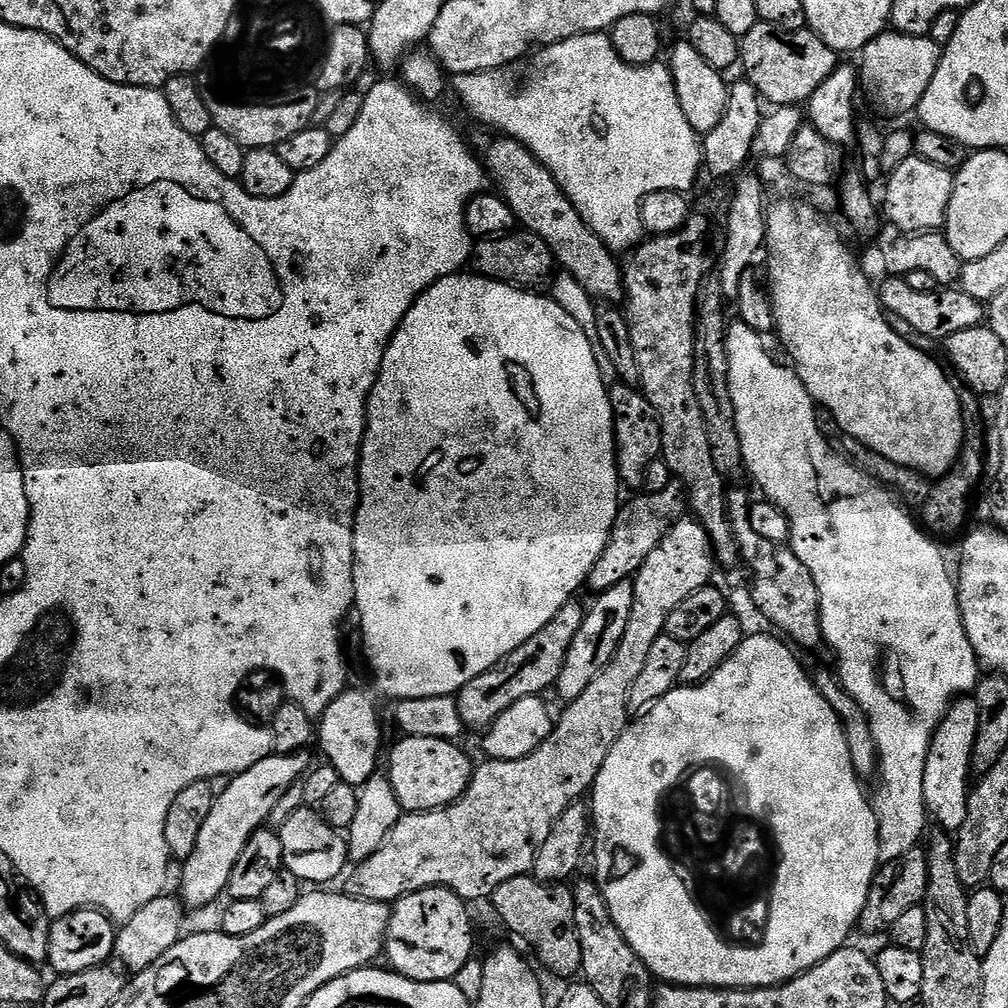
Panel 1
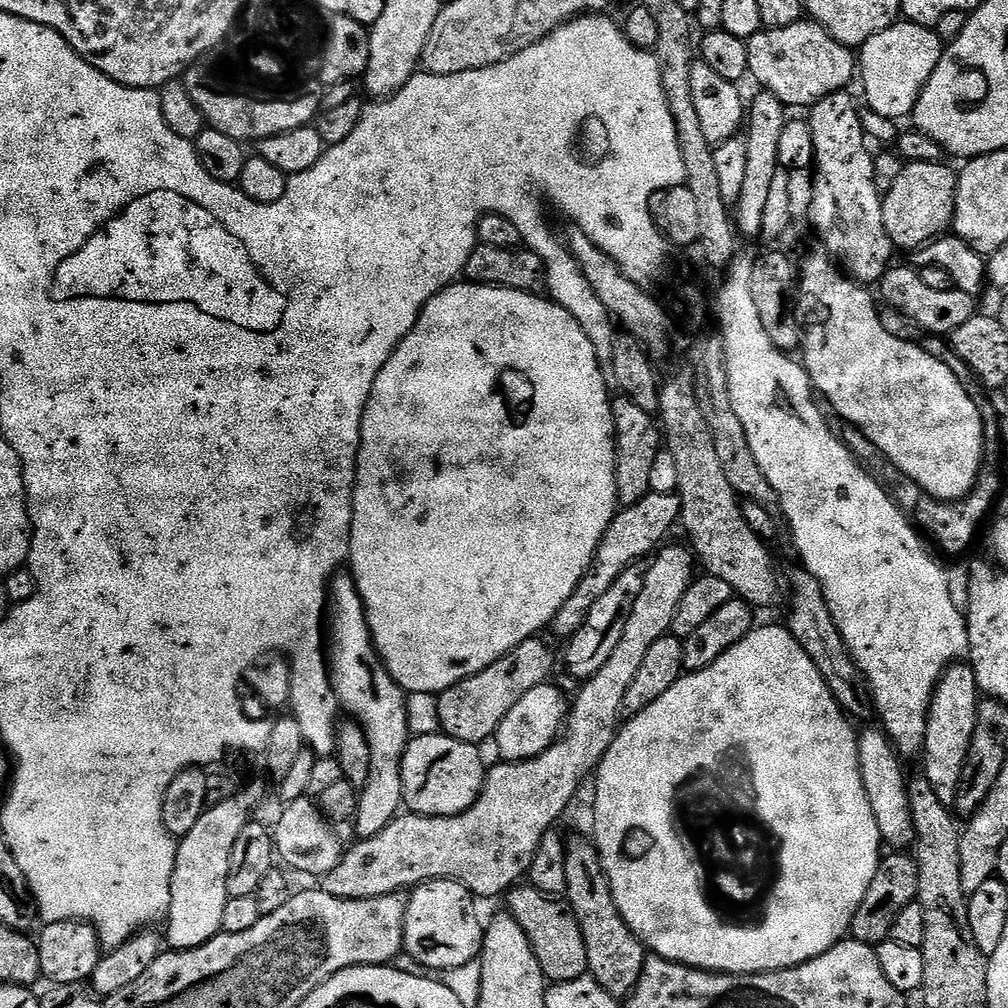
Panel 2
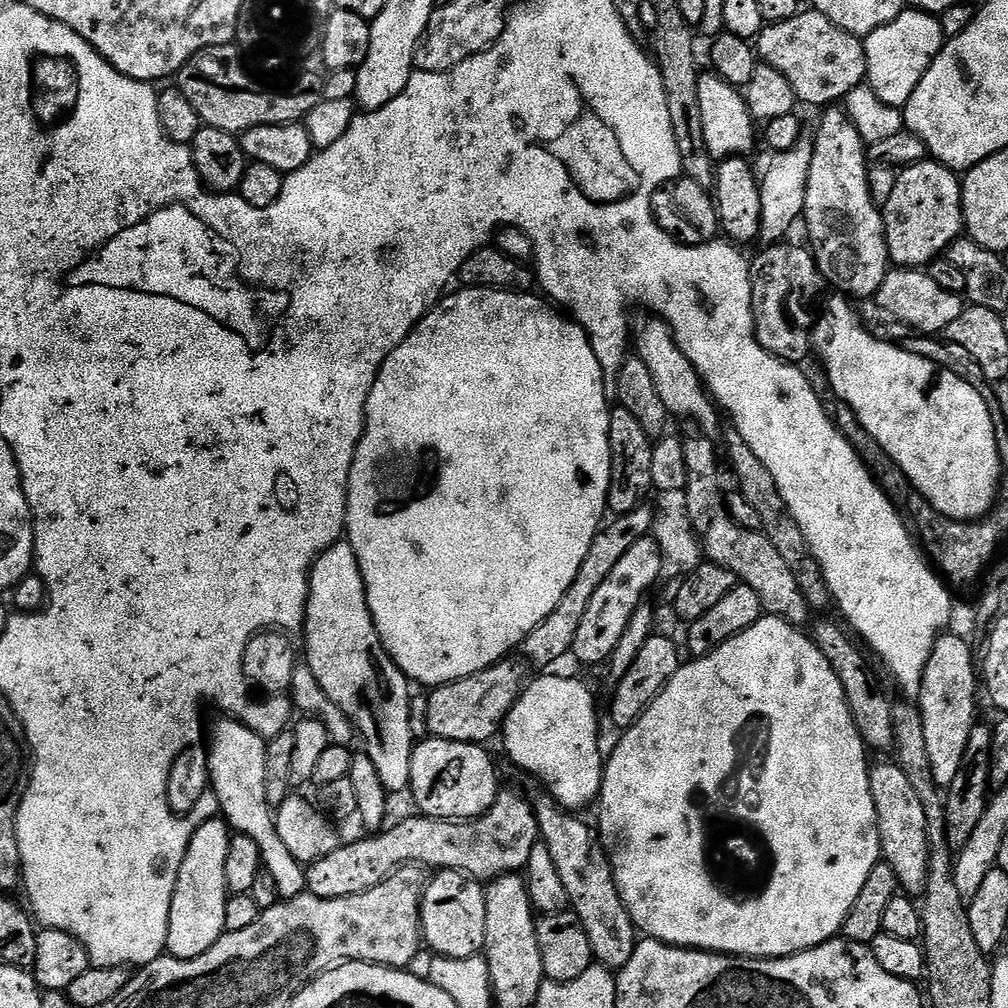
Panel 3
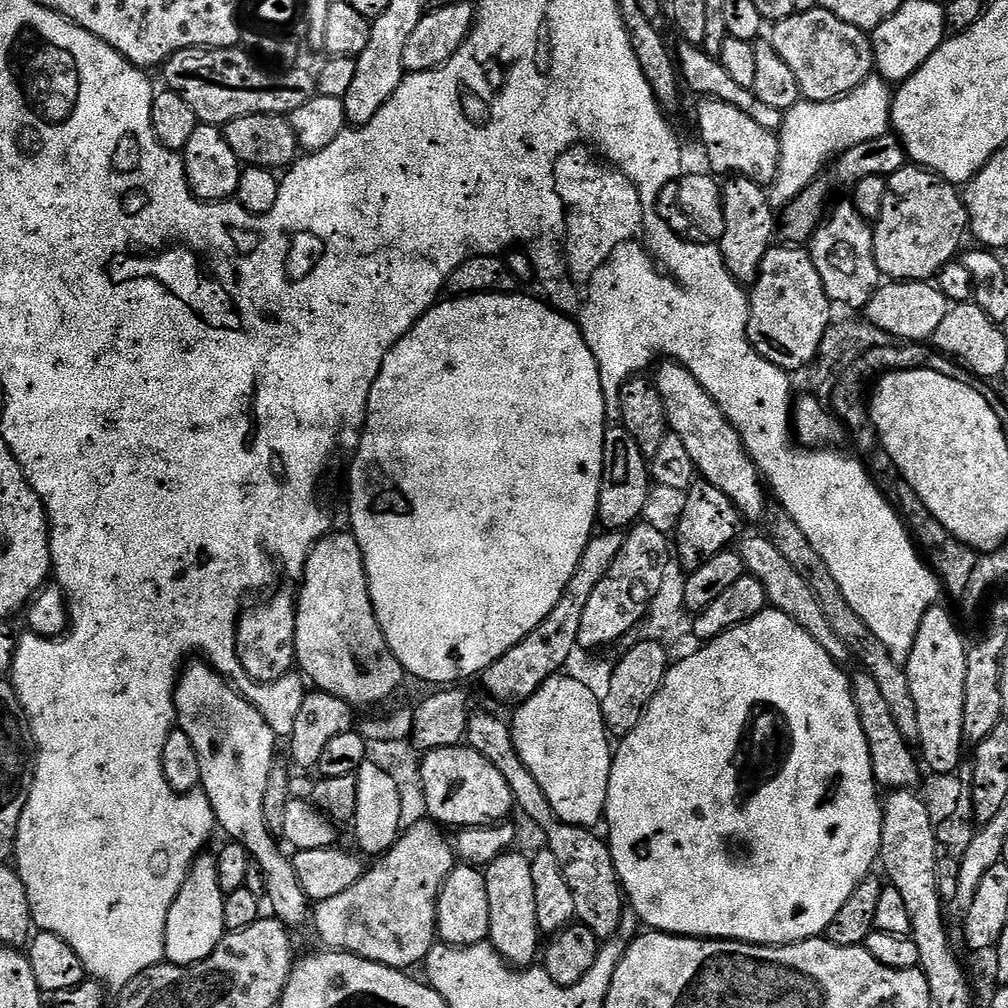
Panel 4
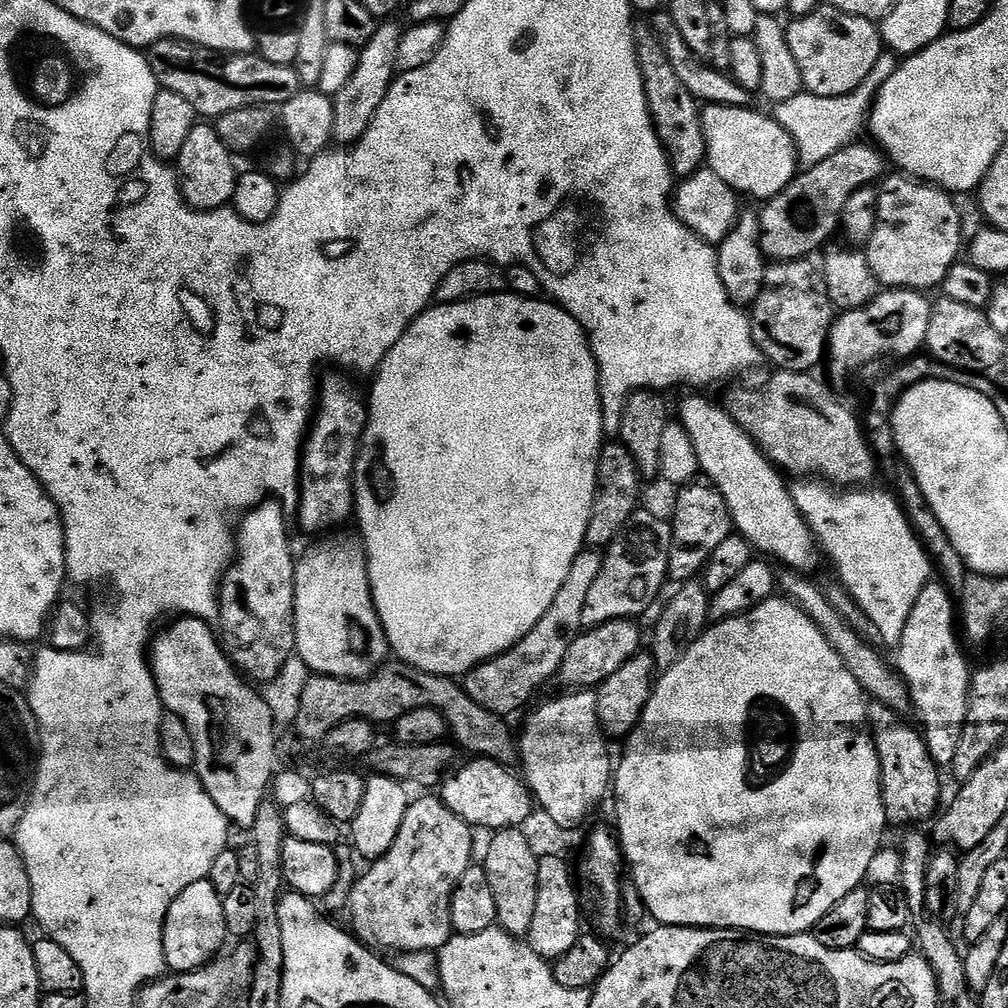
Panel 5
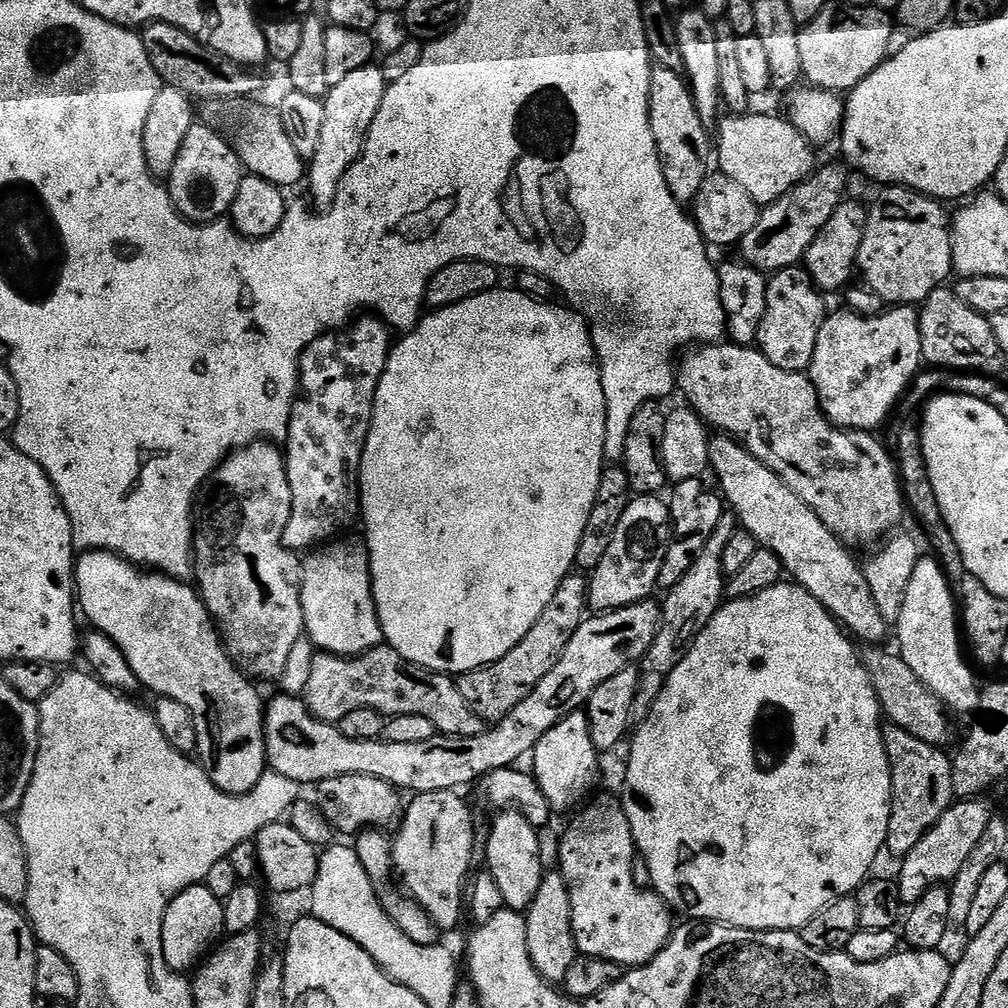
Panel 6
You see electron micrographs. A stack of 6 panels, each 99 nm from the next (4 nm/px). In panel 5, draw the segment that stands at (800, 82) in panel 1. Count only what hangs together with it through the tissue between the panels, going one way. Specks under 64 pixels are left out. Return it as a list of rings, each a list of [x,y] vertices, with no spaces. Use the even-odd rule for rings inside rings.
[[[821,6],[809,16],[795,17],[791,23],[787,25],[790,54],[794,54],[798,70],[802,70],[805,89],[822,98],[850,94],[862,86],[866,74],[874,70],[886,48],[877,21],[846,14],[837,8]]]

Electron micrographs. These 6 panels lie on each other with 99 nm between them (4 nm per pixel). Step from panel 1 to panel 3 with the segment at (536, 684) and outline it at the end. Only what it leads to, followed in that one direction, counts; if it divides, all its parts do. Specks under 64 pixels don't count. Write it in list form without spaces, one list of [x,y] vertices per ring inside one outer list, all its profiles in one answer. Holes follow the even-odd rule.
[[[505,658],[478,674],[470,674],[461,680],[433,687],[426,696],[428,732],[437,740],[487,745],[487,740],[503,729],[504,720],[520,699],[520,693],[526,684],[525,665],[519,659],[512,659],[516,658]]]

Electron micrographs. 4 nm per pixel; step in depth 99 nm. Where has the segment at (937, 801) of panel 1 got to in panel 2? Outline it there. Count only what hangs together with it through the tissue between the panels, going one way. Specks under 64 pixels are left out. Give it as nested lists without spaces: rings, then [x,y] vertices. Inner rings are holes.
[[[957,662],[944,672],[944,677],[938,682],[928,707],[922,749],[922,775],[930,782],[930,786],[934,786],[934,794],[938,794],[938,798],[942,798],[942,802],[949,806],[956,803],[958,778],[962,778],[966,750],[970,750],[970,738],[974,738],[974,726],[981,699],[982,693],[971,667],[967,663]]]

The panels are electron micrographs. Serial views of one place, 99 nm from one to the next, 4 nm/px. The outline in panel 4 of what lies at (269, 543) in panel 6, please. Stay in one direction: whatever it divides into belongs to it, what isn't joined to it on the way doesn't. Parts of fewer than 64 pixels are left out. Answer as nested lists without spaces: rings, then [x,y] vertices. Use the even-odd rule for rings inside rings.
[[[280,592],[269,604],[261,608],[245,607],[236,622],[236,653],[242,662],[242,670],[251,680],[259,684],[274,682],[278,678],[289,675],[296,664],[296,600],[288,592]]]

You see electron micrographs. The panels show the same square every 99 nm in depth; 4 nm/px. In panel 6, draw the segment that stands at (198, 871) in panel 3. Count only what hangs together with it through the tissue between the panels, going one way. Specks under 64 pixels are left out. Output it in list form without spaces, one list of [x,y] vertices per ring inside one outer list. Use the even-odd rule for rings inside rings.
[[[195,884],[179,892],[166,910],[162,922],[162,954],[174,971],[184,974],[187,968],[195,969],[224,935],[222,901],[214,898],[214,894],[210,894],[210,890],[203,884]]]

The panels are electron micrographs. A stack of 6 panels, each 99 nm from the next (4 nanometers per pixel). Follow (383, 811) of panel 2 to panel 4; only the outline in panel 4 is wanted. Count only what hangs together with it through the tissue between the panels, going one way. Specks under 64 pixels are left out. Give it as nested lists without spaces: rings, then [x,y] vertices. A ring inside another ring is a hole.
[[[333,531],[313,546],[304,567],[302,583],[304,585],[296,600],[296,664],[299,671],[311,683],[313,680],[316,683],[313,685],[319,691],[334,694],[347,704],[359,706],[386,703],[395,694],[396,687],[406,680],[406,673],[398,658],[394,658],[380,629],[368,589],[364,555],[351,531]]]

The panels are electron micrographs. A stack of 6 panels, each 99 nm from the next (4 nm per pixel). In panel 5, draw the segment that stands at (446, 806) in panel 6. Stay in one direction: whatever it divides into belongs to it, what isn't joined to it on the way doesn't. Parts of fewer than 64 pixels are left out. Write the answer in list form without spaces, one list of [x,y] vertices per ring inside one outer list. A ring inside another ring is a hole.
[[[424,794],[421,800],[413,799],[406,810],[406,818],[402,818],[402,827],[398,829],[398,838],[394,838],[394,846],[386,850],[384,856],[371,861],[367,865],[368,873],[357,879],[348,895],[346,915],[352,925],[350,931],[362,944],[373,950],[385,948],[391,954],[406,952],[439,953],[442,946],[453,936],[452,919],[450,918],[450,902],[462,874],[474,863],[472,857],[473,829],[467,822],[458,818],[454,810],[444,805],[436,794]]]

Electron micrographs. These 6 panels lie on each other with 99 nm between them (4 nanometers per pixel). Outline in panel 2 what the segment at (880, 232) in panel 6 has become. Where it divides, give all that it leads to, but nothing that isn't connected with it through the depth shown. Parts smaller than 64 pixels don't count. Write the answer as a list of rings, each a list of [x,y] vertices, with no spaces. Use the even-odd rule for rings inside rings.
[[[944,162],[905,163],[902,174],[894,181],[894,187],[883,193],[882,213],[893,249],[900,251],[901,248],[905,254],[911,254],[931,240],[940,239],[953,227],[958,176],[946,165]]]

